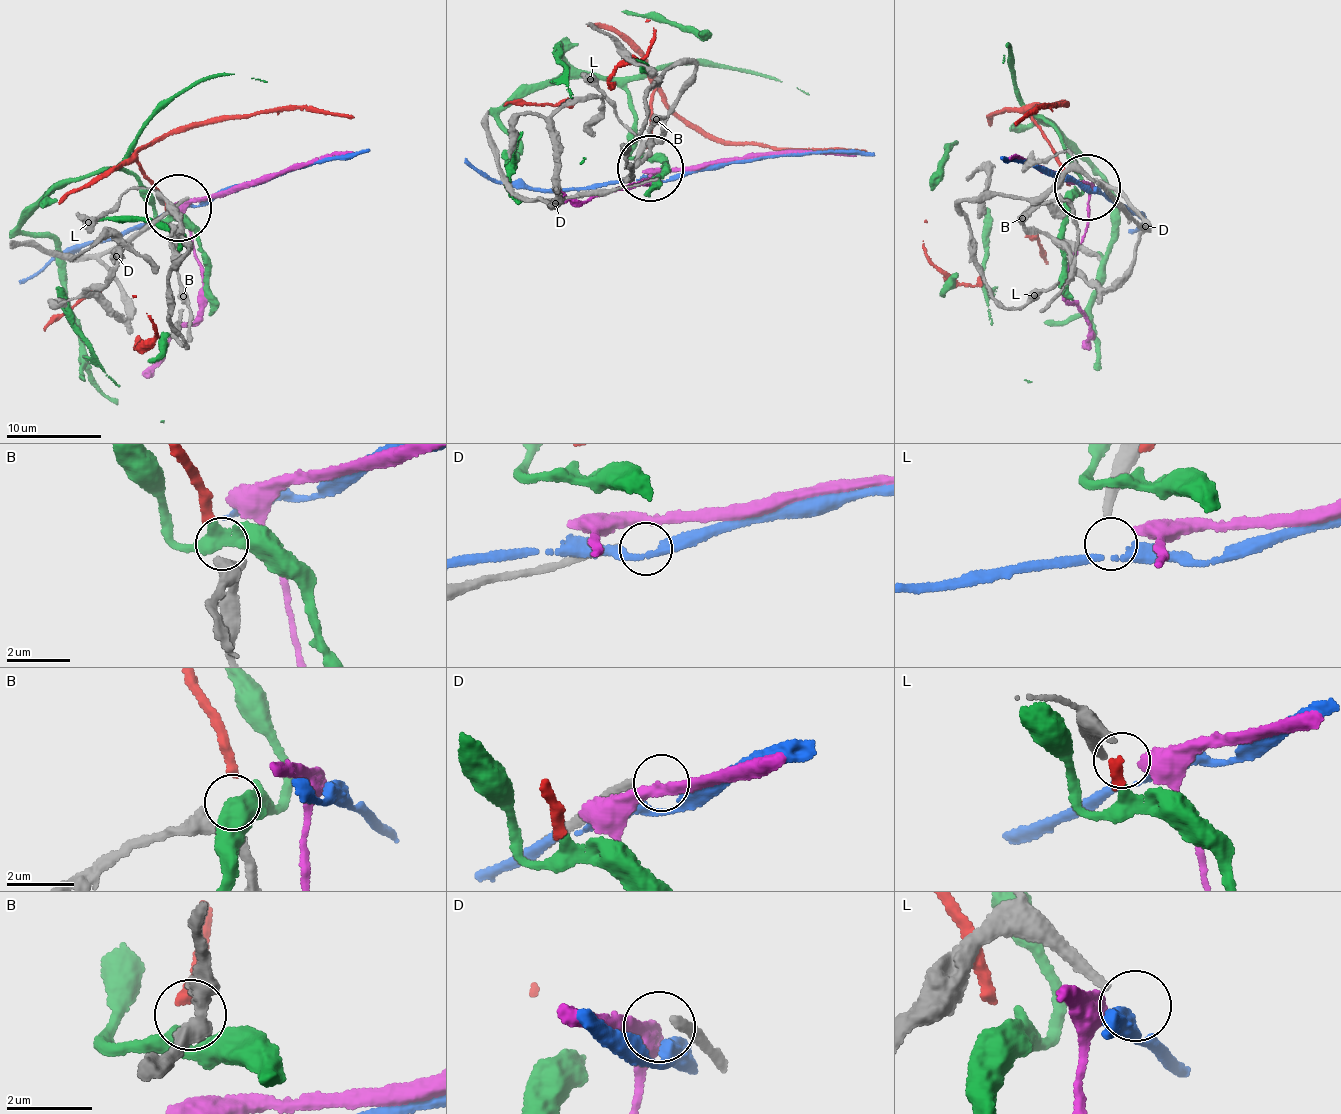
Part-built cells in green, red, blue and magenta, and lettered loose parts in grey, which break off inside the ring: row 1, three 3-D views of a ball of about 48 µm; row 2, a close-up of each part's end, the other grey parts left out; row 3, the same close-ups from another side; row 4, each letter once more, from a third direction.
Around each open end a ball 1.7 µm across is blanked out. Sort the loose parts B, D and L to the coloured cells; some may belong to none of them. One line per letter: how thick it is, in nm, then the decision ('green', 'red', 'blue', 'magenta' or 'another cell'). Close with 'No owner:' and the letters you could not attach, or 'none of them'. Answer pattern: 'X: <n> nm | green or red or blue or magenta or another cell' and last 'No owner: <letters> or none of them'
B: 380 nm | red
D: 200 nm | another cell
L: 260 nm | blue
No owner: D

